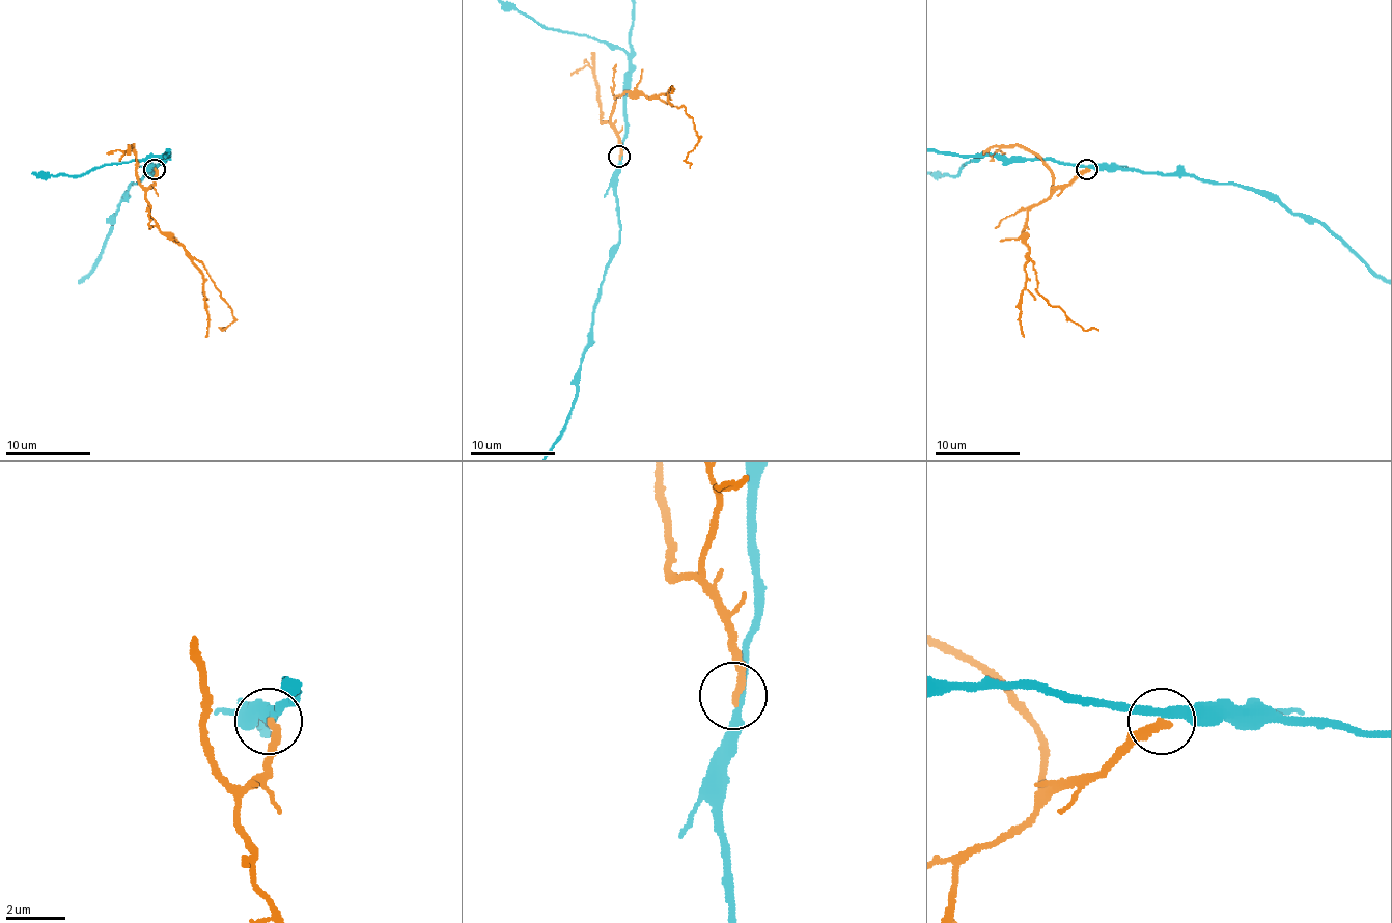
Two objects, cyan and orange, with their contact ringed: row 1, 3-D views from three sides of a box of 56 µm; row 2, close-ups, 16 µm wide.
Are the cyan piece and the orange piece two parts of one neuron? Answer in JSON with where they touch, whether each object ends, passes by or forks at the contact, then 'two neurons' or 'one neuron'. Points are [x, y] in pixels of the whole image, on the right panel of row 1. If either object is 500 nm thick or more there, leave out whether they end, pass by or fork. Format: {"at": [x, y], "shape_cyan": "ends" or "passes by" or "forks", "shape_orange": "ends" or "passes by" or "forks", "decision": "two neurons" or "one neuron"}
{"at": [1086, 169], "shape_cyan": "passes by", "shape_orange": "ends", "decision": "two neurons"}

